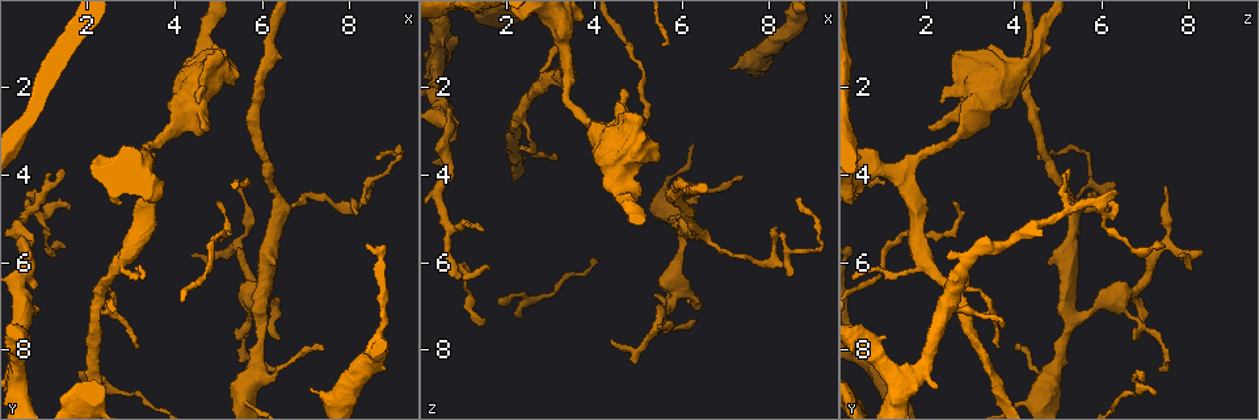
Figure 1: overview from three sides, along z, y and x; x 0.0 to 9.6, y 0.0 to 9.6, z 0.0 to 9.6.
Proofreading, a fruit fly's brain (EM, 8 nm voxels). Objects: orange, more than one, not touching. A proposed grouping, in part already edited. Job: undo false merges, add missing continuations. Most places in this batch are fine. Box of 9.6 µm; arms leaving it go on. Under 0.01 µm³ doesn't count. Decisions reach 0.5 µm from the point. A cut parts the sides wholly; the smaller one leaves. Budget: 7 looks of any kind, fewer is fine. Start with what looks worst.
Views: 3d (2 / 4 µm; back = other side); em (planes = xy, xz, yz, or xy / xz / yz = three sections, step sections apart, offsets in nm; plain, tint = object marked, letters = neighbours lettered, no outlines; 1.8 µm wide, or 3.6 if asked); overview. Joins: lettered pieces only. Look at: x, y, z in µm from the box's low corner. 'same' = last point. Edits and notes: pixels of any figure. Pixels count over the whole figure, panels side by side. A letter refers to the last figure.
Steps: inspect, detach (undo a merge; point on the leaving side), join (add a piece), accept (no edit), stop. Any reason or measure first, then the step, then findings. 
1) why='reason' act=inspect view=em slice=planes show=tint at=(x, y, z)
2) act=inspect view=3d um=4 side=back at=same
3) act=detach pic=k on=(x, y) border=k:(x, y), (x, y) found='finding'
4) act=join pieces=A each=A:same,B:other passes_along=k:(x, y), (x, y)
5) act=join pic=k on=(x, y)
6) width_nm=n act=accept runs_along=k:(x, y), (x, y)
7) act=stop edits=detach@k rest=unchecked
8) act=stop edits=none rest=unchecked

act=inspect view=3d um=4 at=(4.60, 2.90, 2.10)

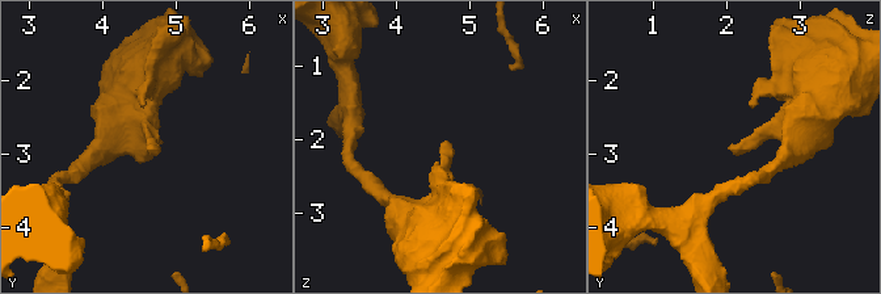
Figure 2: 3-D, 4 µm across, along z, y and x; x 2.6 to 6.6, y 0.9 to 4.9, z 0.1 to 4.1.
act=inspect view=em slice=xz step=16 show=letters at=(4.60, 2.90, 2.00)

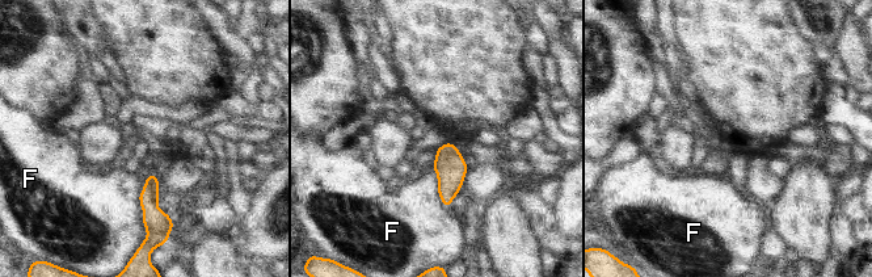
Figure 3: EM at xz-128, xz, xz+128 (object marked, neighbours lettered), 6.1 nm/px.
width_nm=170 act=accept each=F:other border=3:(437, 192), (446, 208) found='none of them fits'

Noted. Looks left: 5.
why='an open end' act=inspect view=em slice=xy step=16 show=tint at=(1.45, 3.80, 5.25)

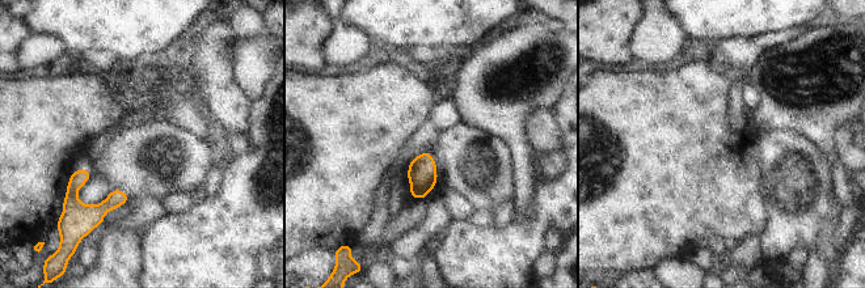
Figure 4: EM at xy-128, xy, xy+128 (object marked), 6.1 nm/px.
act=inspect view=em slice=xy step=16 show=letters at=same

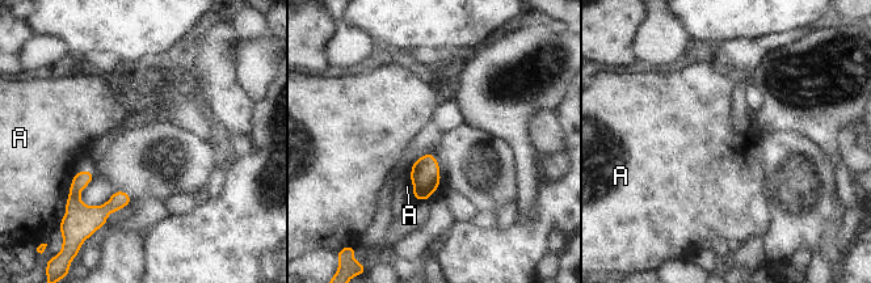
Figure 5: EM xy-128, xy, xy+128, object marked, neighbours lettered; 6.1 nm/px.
act=accept each=A:other border=5:(409, 169), (412, 197) found='none of them fits'

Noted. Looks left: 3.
why='thin end' act=inspect view=3d um=2 at=(5.45, 4.25, 7.50)

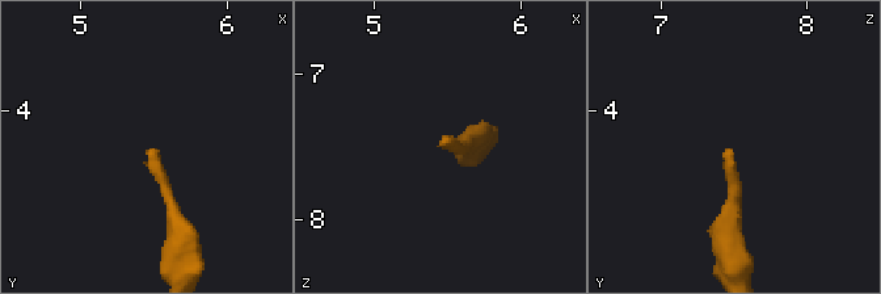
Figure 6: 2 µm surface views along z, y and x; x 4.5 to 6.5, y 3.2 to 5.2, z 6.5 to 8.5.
act=inspect view=em slice=planes show=letters at=(5.50, 4.26, 7.46)

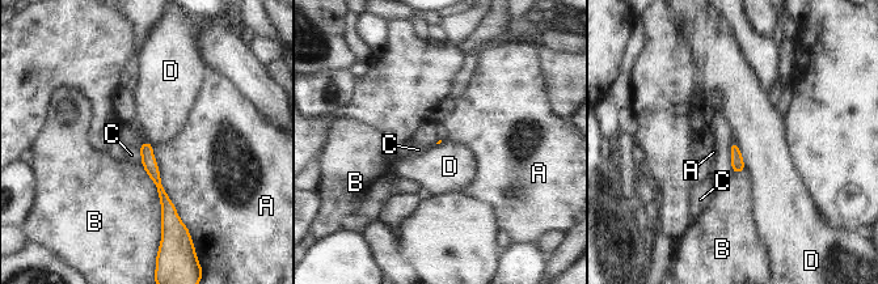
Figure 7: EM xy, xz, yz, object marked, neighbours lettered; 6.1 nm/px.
act=accept each=A:other,B:other,C:other,D:other found='none of them fits'

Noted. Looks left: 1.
act=stop edits=none rest=unchecked

